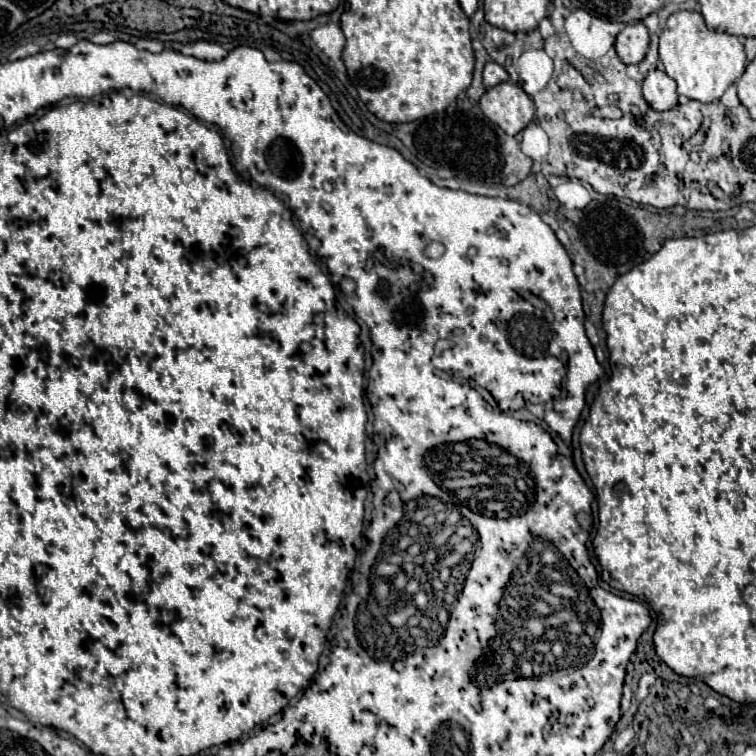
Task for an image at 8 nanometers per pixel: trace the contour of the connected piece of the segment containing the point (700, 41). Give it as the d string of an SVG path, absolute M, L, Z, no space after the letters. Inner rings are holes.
M677 11L667 19L667 27L659 37L659 57L665 73L675 79L677 93L701 103L717 101L743 75L747 65L741 41L735 35L707 29L697 11Z

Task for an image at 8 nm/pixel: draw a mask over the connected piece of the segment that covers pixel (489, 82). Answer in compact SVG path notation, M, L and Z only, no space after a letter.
M489 61L483 69L483 85L493 87L493 85L499 85L503 81L509 81L509 73L505 71L505 67L501 67L495 61Z

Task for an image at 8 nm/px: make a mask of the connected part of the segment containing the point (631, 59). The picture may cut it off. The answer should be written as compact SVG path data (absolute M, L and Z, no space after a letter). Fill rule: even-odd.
M643 23L625 25L615 41L617 55L625 65L641 63L647 53L647 47L649 47L649 31Z

